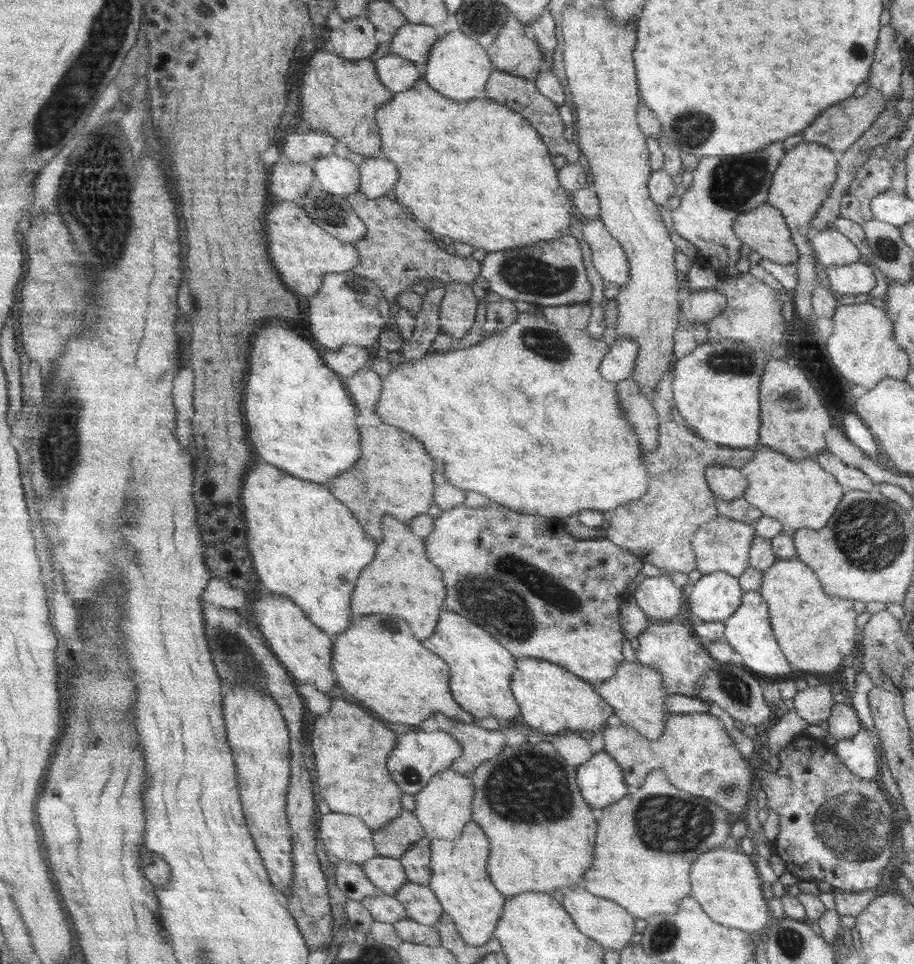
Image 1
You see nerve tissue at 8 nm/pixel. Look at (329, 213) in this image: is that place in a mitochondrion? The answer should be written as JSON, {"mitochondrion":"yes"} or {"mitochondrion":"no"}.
{"mitochondrion":"yes"}

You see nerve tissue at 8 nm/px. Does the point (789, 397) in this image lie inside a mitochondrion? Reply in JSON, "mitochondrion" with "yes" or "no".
{"mitochondrion":"no"}

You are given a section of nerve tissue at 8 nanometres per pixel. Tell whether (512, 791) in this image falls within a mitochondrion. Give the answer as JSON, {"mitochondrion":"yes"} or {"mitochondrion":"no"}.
{"mitochondrion":"yes"}

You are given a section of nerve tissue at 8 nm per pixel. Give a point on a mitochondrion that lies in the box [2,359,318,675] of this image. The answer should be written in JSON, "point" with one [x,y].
{"point":[62,455]}

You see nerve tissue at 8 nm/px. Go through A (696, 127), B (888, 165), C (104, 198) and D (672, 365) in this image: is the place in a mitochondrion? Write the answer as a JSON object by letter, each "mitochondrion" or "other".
{"A":"mitochondrion","B":"other","C":"mitochondrion","D":"other"}

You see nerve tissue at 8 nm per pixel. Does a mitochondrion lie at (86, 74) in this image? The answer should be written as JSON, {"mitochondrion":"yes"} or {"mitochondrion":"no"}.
{"mitochondrion":"yes"}

